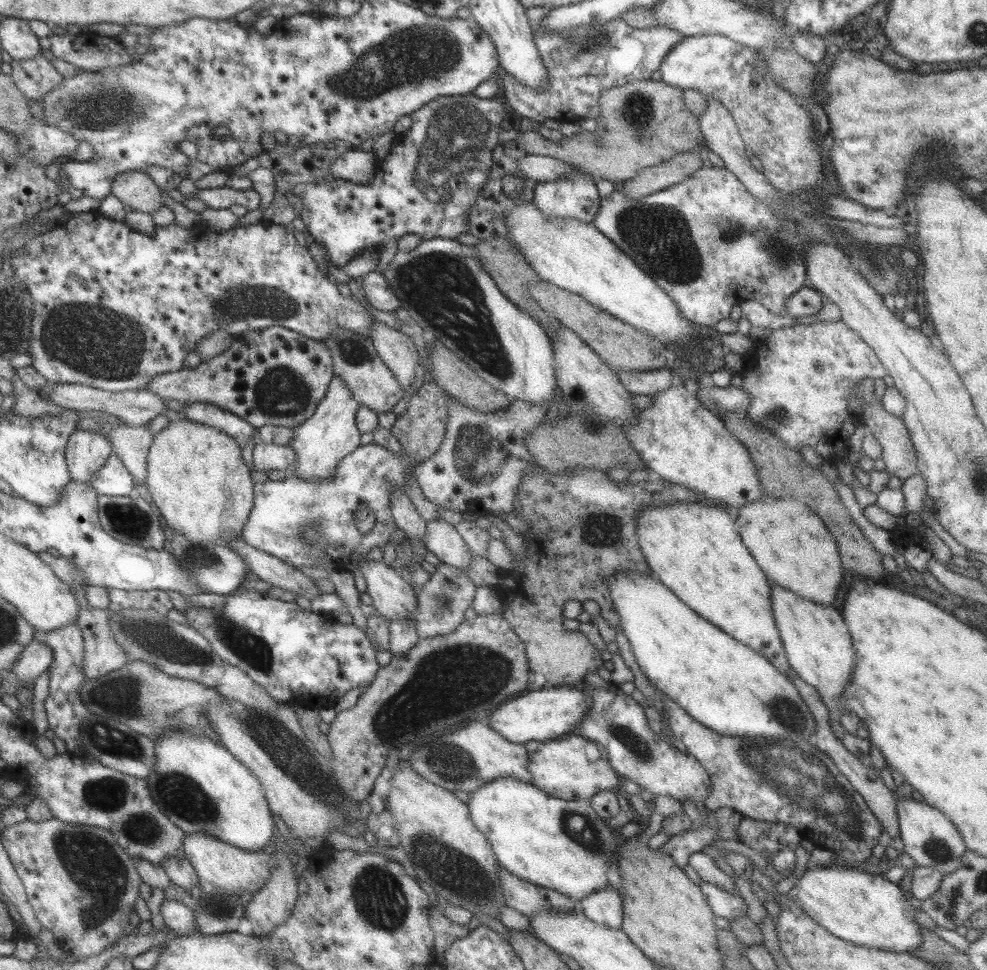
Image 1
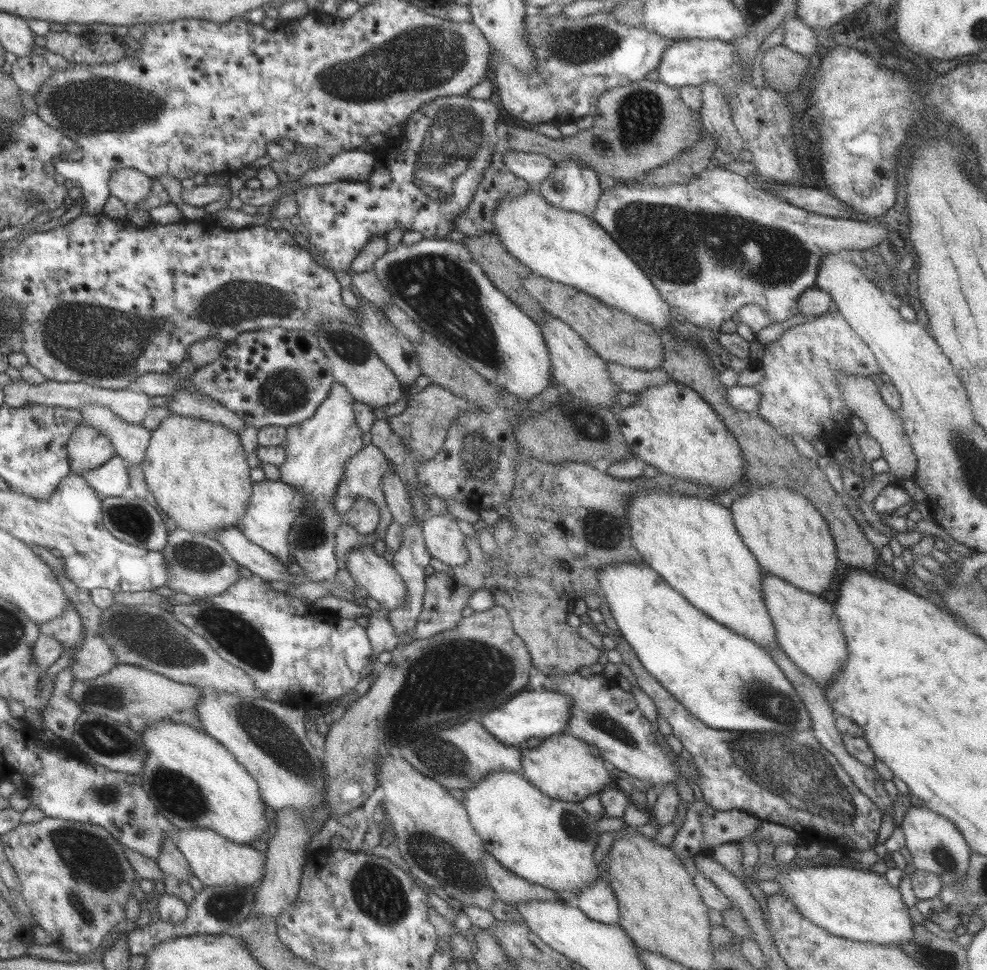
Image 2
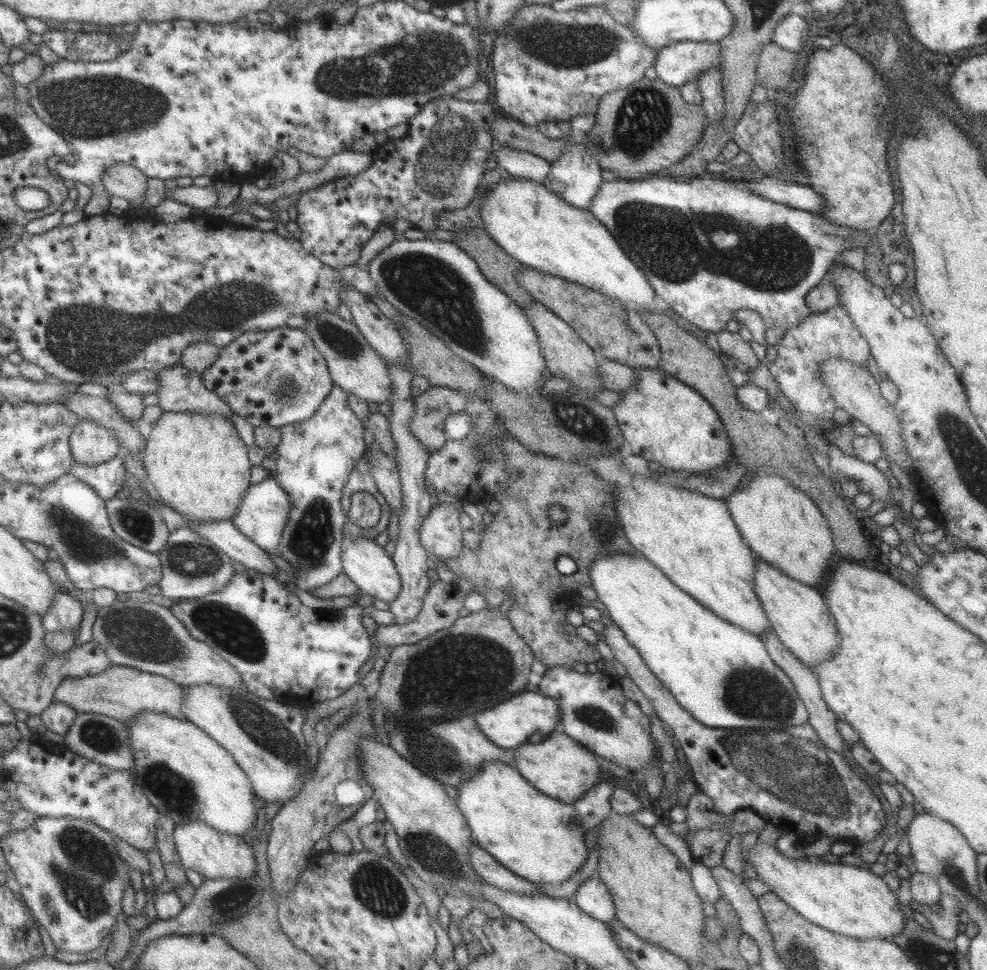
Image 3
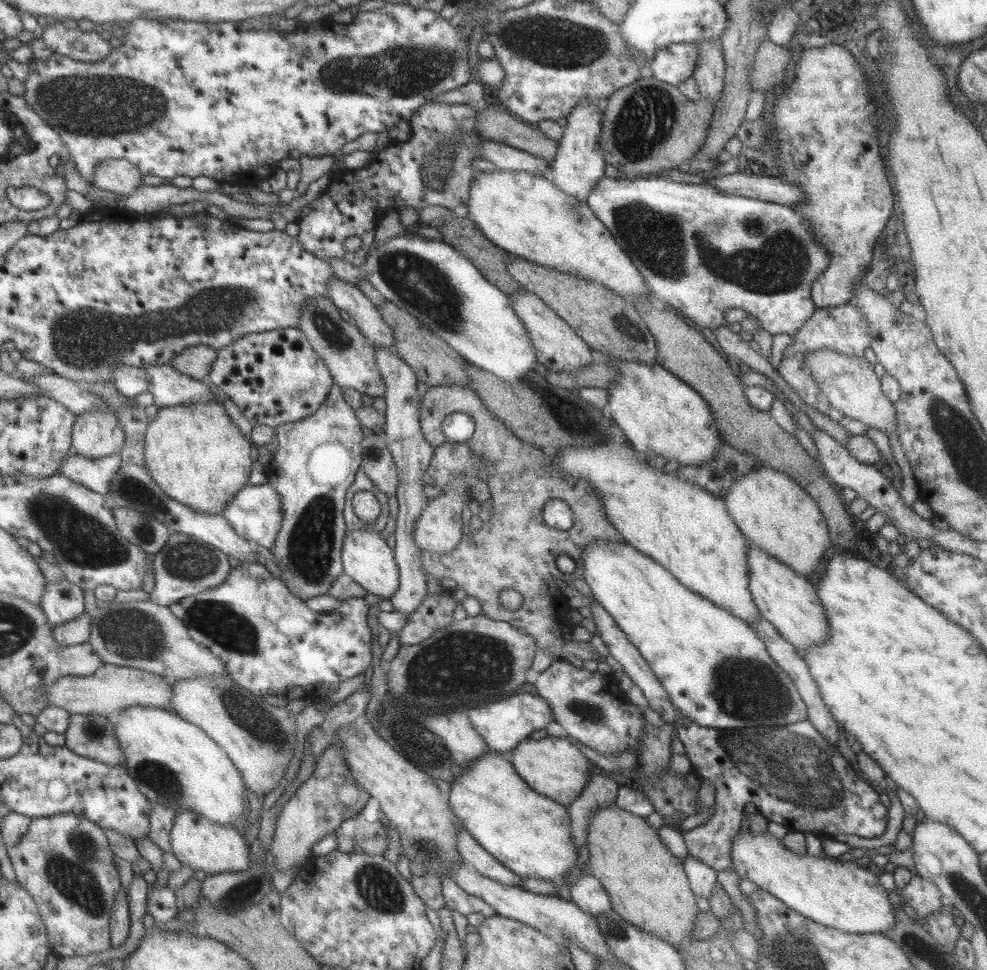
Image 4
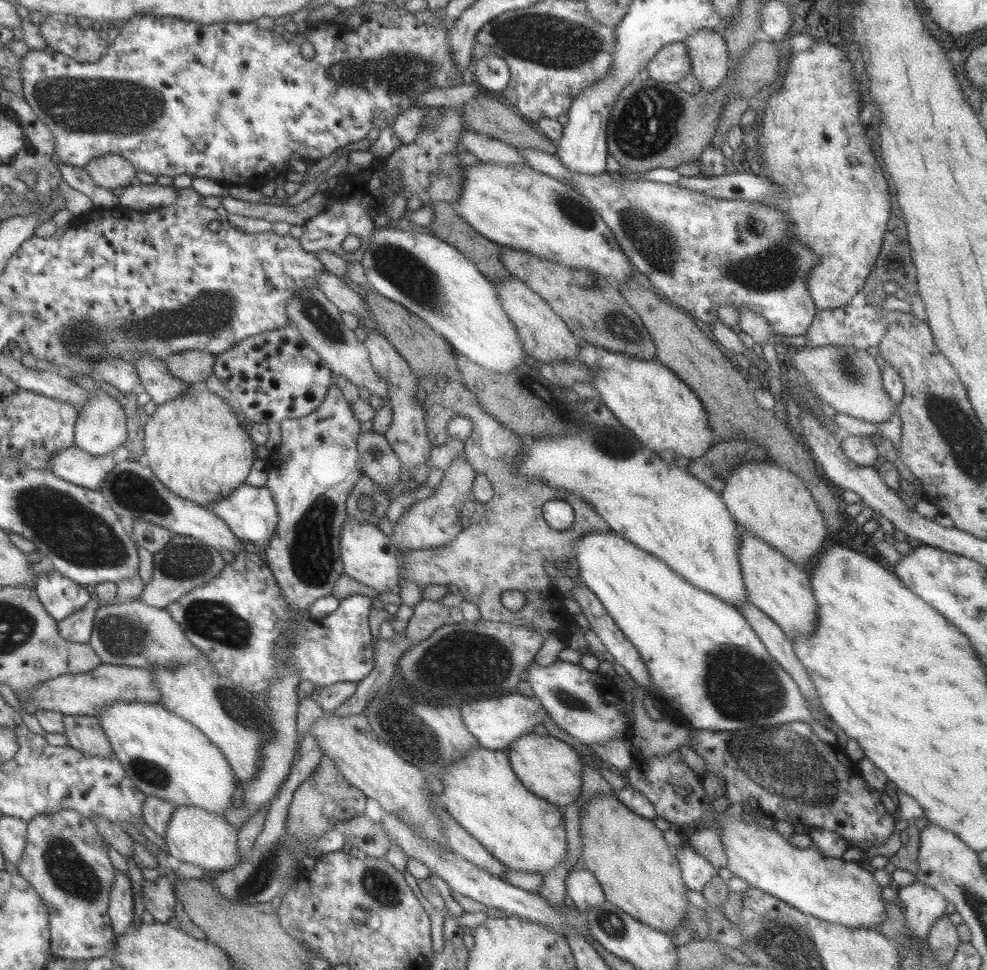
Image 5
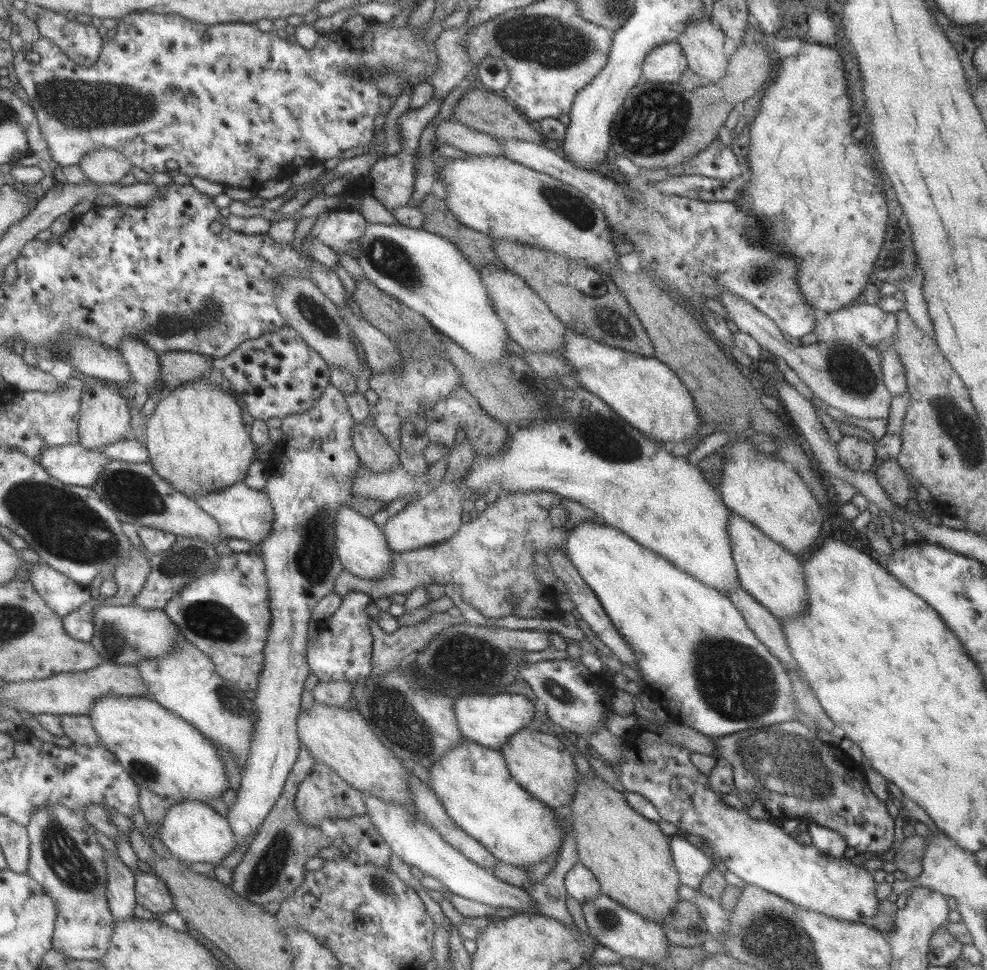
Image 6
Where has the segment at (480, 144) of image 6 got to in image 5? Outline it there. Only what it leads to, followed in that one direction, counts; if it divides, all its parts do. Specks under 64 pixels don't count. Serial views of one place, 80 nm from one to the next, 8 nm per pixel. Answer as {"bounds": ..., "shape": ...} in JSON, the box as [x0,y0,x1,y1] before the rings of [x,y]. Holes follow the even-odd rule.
{"bounds":[458,127,524,166],"shape":[[[467,127],[460,132],[458,141],[469,154],[473,154],[481,162],[497,166],[524,164],[523,155],[510,144],[491,138],[485,134],[479,134],[467,129]]]}

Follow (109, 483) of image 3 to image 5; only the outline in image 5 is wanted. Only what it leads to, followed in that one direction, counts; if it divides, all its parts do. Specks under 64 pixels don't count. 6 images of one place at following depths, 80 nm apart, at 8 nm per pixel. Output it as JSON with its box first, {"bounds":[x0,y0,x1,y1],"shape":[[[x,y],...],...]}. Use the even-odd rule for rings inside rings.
{"bounds":[48,446,115,491],"shape":[[[71,446],[50,456],[48,469],[56,477],[75,486],[97,491],[115,463],[112,453],[91,456],[80,448]]]}

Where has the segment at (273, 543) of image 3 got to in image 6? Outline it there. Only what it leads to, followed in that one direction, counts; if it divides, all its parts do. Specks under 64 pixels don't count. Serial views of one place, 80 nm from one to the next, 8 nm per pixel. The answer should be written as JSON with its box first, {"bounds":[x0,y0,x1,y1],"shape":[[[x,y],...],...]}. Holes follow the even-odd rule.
{"bounds":[192,480,274,544],"shape":[[[241,480],[221,490],[194,494],[192,499],[203,512],[212,516],[211,518],[219,524],[221,532],[227,538],[241,538],[241,540],[248,540],[251,544],[260,544],[271,533],[274,512],[263,489],[253,490]]]}

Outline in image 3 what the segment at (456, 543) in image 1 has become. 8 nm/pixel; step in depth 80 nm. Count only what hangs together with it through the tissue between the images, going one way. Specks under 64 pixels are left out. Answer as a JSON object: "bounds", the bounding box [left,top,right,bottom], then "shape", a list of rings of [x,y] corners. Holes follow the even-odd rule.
{"bounds":[419,499,464,560],"shape":[[[455,499],[454,505],[441,503],[431,507],[419,528],[421,546],[429,556],[440,560],[459,556],[464,547],[458,511],[461,500]]]}

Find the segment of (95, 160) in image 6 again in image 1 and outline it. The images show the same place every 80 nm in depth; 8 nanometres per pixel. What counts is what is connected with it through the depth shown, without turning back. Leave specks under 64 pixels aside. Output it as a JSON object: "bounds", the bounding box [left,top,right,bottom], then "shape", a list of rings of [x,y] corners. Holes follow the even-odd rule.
{"bounds":[110,170,164,215],"shape":[[[140,170],[122,172],[110,184],[110,193],[124,206],[150,215],[164,205],[161,202],[162,191]]]}

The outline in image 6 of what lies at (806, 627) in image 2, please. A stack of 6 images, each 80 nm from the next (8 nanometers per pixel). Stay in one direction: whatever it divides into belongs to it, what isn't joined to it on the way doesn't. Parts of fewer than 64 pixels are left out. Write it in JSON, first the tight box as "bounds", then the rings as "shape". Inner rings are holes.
{"bounds":[727,512,808,620],"shape":[[[732,512],[727,533],[740,587],[778,620],[802,616],[808,607],[808,594],[801,559],[789,554],[782,546],[764,536],[757,527]]]}

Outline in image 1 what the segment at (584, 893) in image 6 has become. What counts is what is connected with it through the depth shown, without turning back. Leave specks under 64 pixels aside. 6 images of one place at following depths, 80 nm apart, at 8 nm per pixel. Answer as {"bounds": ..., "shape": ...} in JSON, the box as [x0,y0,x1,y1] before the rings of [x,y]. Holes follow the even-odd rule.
{"bounds":[579,885,622,929],"shape":[[[610,885],[582,898],[579,902],[579,910],[599,926],[611,929],[621,928],[622,896]]]}

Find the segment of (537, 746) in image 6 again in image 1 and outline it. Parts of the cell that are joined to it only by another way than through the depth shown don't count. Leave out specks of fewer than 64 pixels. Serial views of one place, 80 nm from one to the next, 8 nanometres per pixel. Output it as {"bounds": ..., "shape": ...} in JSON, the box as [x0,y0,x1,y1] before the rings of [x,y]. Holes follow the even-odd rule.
{"bounds":[527,733,620,801],"shape":[[[571,733],[539,744],[537,750],[529,753],[529,759],[527,759],[527,770],[530,774],[529,784],[539,788],[548,796],[563,801],[587,800],[599,792],[614,790],[617,782],[620,782],[620,778],[609,766],[603,746],[595,743],[599,758],[589,760],[585,756],[587,743],[585,738]]]}

